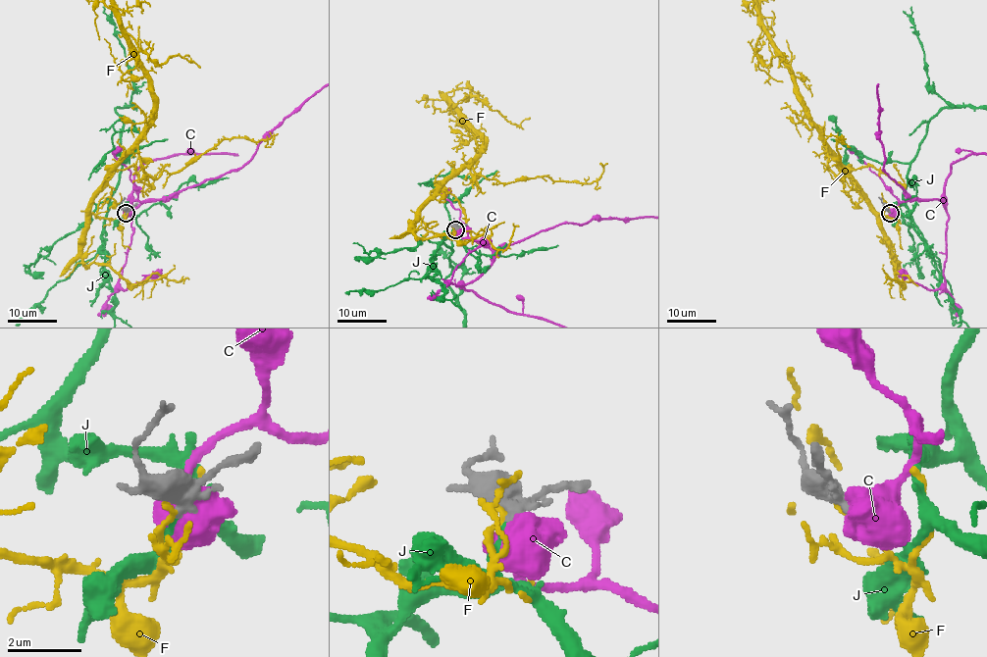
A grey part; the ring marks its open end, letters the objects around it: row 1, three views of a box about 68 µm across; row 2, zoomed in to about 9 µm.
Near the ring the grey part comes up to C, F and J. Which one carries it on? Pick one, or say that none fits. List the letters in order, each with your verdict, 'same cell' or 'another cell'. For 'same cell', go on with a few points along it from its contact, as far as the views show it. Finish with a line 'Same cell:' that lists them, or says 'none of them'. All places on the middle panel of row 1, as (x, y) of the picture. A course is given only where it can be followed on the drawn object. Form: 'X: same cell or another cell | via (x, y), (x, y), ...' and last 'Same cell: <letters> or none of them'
C: another cell
F: another cell
J: same cell
Same cell: J

